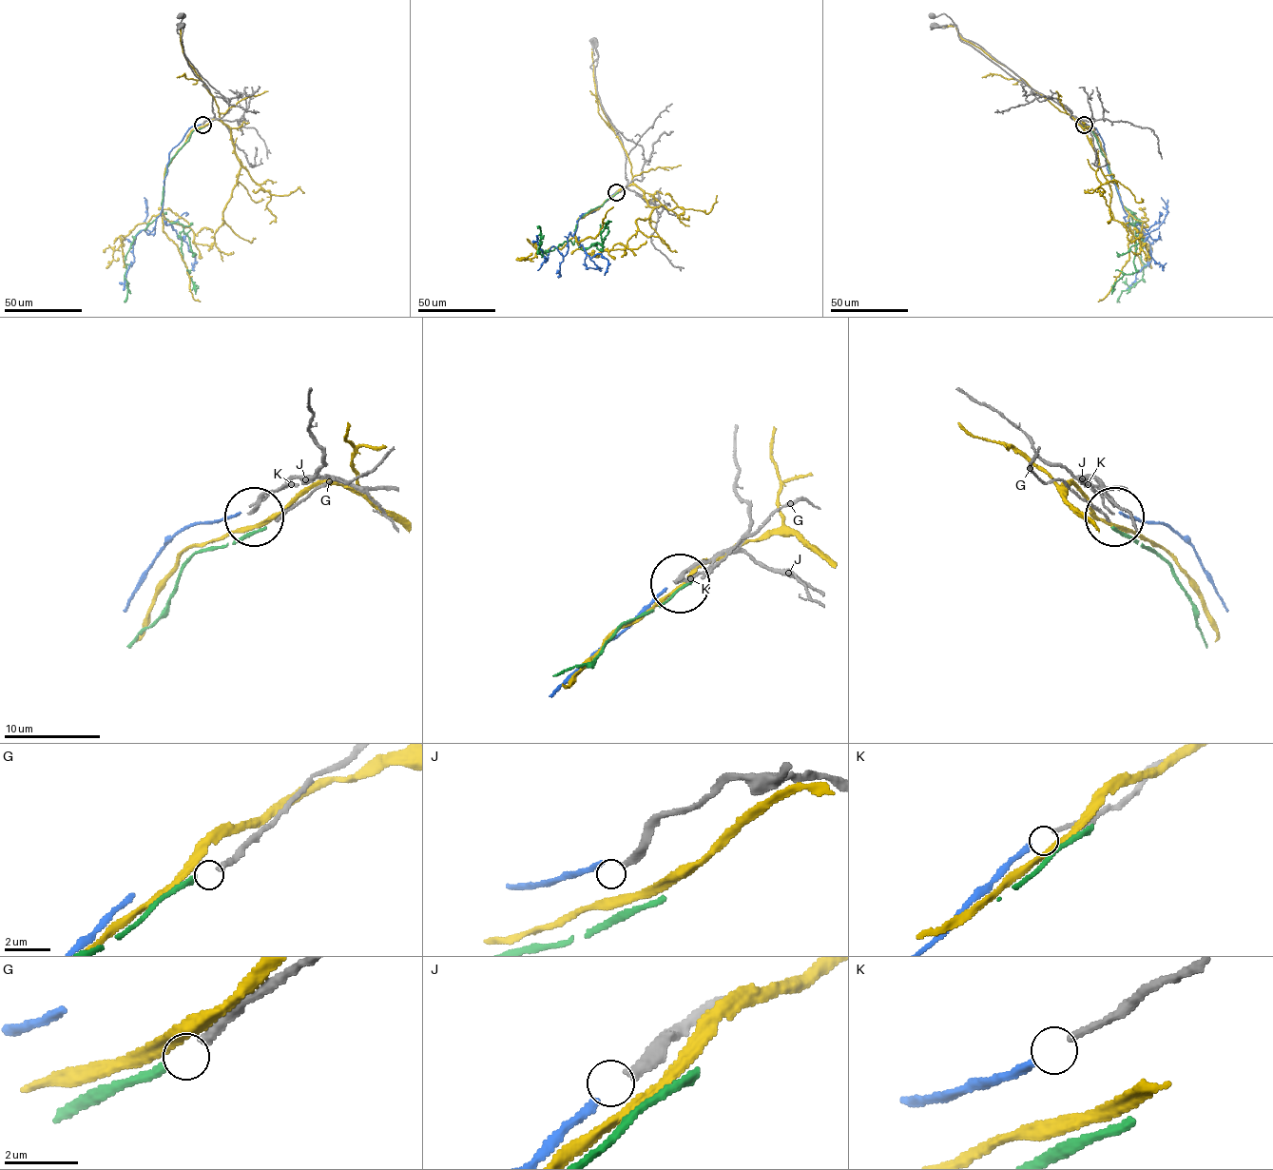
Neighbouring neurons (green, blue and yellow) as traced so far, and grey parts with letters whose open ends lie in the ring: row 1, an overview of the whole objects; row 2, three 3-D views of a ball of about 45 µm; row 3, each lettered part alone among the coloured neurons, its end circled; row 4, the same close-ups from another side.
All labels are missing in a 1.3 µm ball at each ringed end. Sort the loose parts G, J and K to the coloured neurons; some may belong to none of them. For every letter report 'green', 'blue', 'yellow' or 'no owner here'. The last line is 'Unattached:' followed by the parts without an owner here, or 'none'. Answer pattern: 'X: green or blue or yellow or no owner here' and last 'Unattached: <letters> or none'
G: green
J: no owner here
K: blue
Unattached: J

